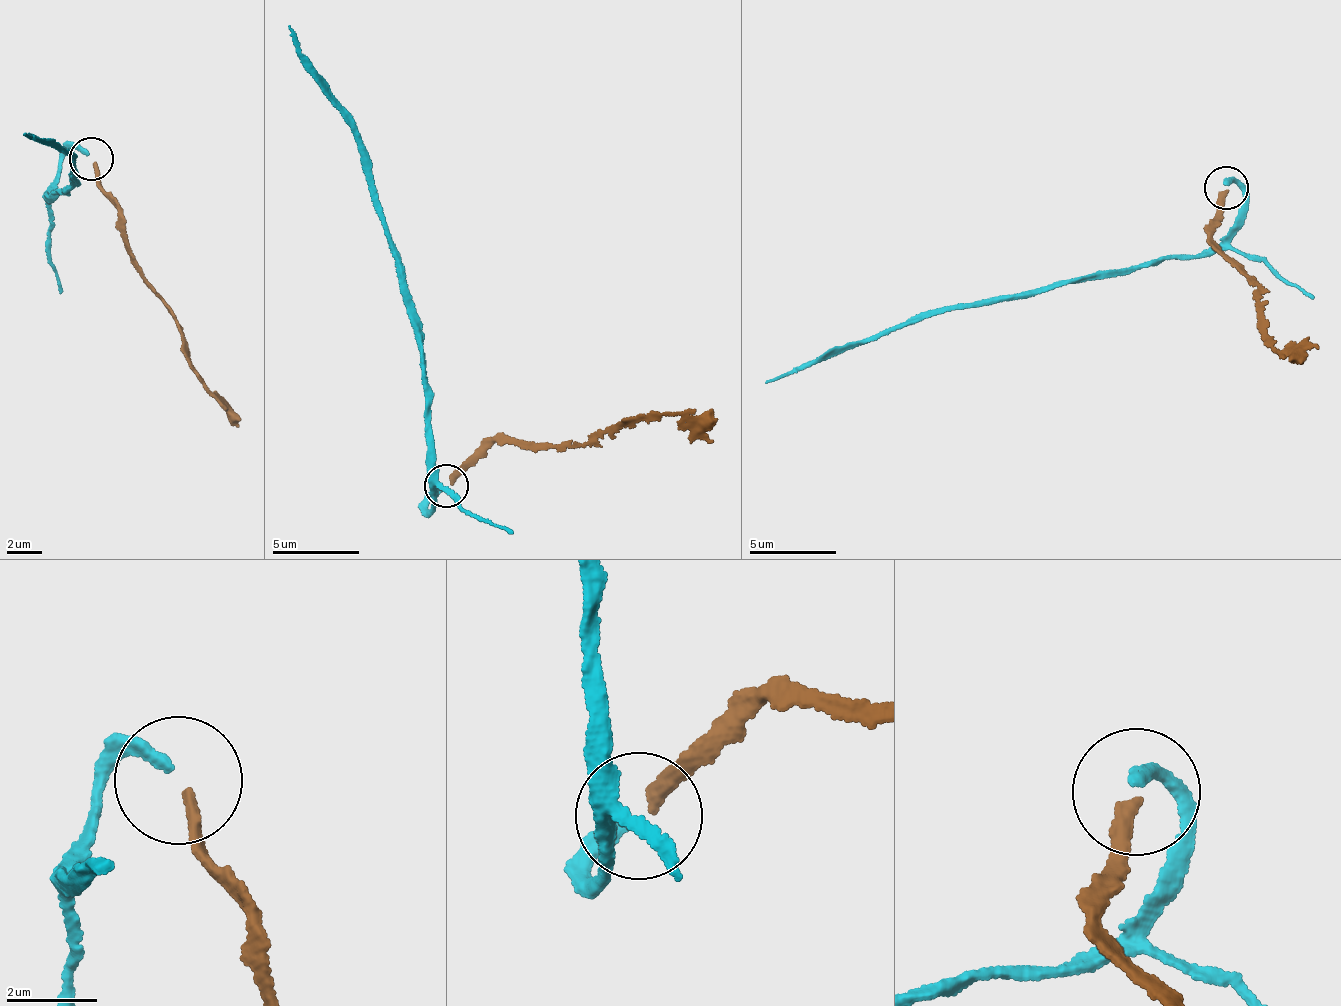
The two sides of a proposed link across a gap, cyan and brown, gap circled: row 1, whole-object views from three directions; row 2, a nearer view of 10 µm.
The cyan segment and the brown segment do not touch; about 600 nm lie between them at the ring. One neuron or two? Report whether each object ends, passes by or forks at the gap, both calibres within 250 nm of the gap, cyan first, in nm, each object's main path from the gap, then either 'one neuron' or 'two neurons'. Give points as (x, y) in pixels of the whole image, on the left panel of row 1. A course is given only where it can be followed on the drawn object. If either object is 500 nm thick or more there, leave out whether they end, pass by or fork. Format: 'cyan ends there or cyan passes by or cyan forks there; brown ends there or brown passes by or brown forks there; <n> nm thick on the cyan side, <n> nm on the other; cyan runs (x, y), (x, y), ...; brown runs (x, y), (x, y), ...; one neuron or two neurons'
cyan ends there; brown ends there; 280 nm thick on the cyan side, 280 nm on the other; cyan runs (89, 153), (70, 151), (59, 160), (55, 187), (45, 196), (76, 178), (76, 154), (26, 135); brown runs (92, 161), (95, 183), (120, 223), (129, 255), (165, 301), (182, 354), (213, 393), (231, 405), (234, 418); one neuron

